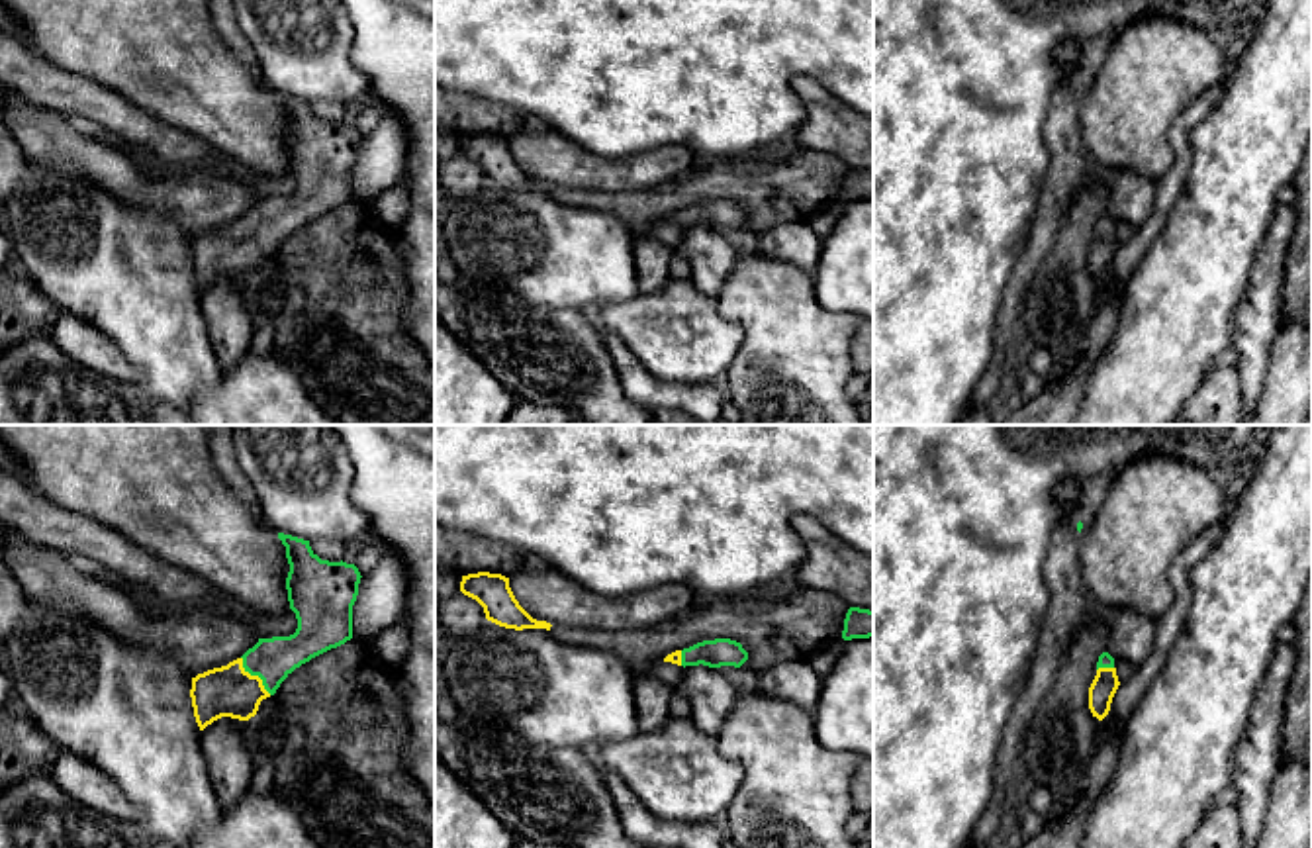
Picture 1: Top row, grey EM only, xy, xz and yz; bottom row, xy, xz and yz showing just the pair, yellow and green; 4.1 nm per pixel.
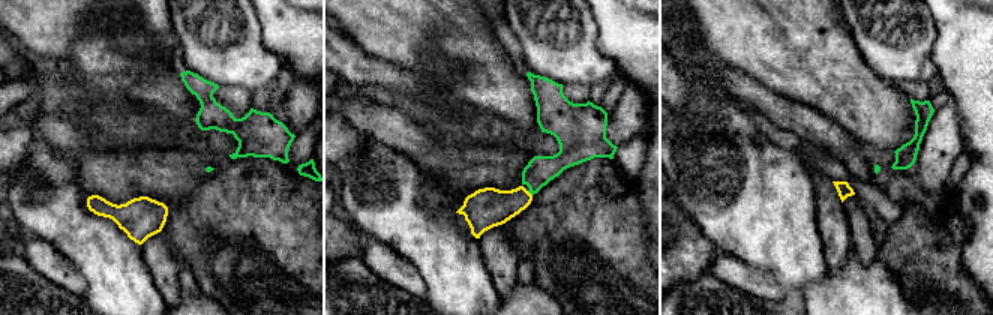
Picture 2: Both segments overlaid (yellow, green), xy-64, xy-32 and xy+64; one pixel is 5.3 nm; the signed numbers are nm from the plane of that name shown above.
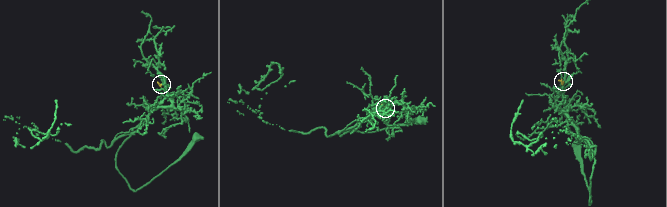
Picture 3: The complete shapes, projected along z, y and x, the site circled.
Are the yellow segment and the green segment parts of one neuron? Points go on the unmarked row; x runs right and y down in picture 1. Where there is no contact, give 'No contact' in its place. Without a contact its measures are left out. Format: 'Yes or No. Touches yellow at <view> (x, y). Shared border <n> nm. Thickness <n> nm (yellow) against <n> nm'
Yes. Touches yellow at xy (255, 237). Shared border 200 nm. Thickness 200 nm (yellow) against 180 nm

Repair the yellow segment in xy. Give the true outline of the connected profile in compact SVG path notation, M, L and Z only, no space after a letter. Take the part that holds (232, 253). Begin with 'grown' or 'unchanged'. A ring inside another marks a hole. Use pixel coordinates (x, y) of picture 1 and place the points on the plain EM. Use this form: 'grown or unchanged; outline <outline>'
grown; outline M284 94L278 100L290 125L286 151L298 190L290 198L258 200L241 219L192 239L200 292L221 278L249 282L296 229L352 200L358 129L321 121L309 102Z

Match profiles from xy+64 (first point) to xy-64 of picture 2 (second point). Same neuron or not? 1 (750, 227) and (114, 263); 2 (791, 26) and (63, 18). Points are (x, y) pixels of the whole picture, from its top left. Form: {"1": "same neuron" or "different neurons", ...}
{"1": "same neuron", "2": "same neuron"}

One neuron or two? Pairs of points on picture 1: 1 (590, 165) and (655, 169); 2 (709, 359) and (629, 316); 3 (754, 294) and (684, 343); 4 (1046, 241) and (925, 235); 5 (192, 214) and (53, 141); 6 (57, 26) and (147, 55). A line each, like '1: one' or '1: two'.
1: one
2: one
3: two
4: two
5: one
6: one

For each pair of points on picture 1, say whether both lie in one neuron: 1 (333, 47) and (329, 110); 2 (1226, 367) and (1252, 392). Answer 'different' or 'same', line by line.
1: different
2: different

